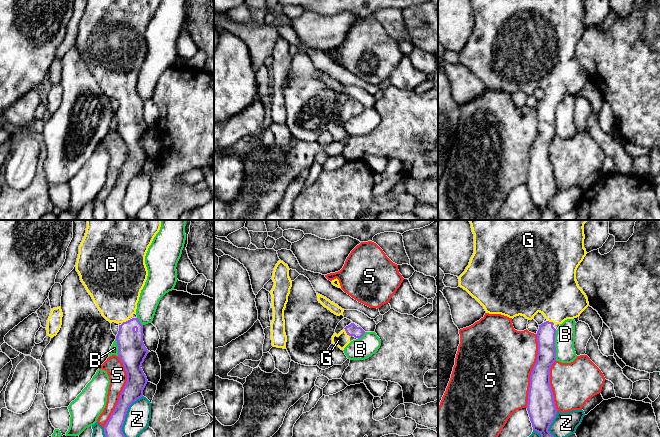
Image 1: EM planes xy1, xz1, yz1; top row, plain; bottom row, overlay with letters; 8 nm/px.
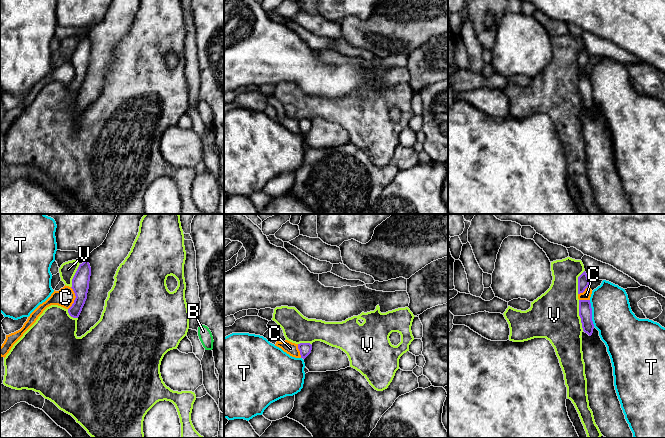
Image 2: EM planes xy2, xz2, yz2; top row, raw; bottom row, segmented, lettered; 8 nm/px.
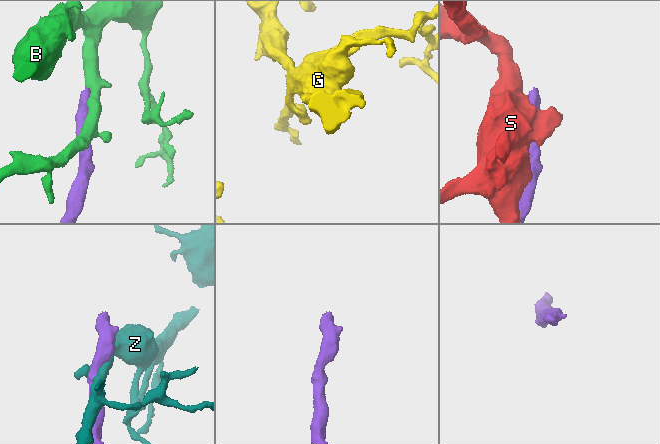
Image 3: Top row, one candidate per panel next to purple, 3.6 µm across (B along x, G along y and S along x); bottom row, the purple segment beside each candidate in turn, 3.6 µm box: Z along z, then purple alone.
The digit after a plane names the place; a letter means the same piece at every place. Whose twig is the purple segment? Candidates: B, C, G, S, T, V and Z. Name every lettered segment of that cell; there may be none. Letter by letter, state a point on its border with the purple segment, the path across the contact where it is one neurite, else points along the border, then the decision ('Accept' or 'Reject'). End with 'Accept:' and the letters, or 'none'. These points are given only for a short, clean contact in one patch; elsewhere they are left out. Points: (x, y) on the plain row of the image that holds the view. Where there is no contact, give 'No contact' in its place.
B: Touches purple at yz1 (554, 121). Boundary: yz1 (556, 106), (555, 136). Reject
C: Touches purple at xy2 (75, 74). Boundary: xy2 (71, 63), (75, 75), (68, 85). Reject
G: Touches purple at xz1 (346, 108). Path across: xz1 (352, 106), (346, 108), (341, 116). Accept
S: Touches purple at yz1 (532, 147). Reject
T: Touches purple at yz2 (591, 89). Reject
V: Touches purple at yz2 (579, 91). Reject
Z: Touches purple at xy1 (124, 194). Reject
Accept: G

